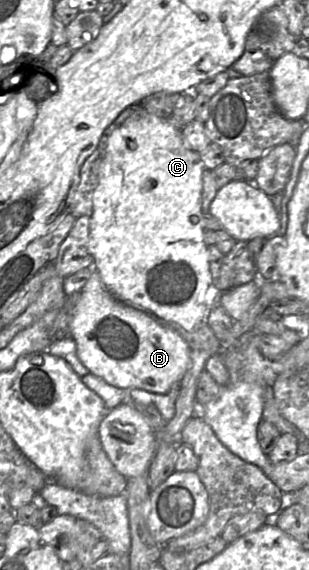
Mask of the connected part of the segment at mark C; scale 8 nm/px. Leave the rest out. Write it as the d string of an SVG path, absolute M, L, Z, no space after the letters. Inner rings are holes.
M146 113L138 118L129 118L121 126L114 129L108 136L103 160L98 175L98 184L93 193L93 209L89 217L89 253L105 287L123 304L147 312L164 324L178 324L188 332L198 330L207 324L210 310L206 305L206 294L214 284L209 267L209 254L204 241L204 219L202 215L203 172L205 166L201 156L190 149L182 137L182 129L178 129L168 119ZM146 181L154 181L155 186L150 191L143 191Z

